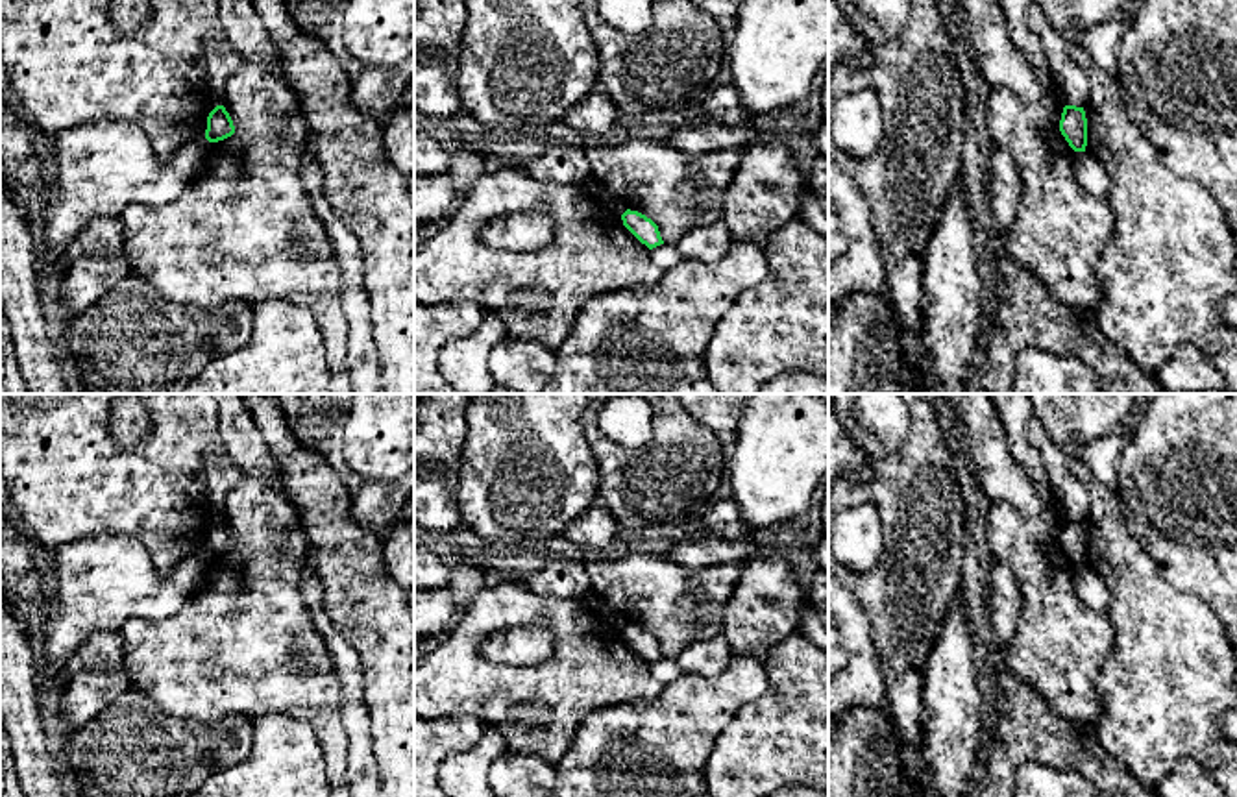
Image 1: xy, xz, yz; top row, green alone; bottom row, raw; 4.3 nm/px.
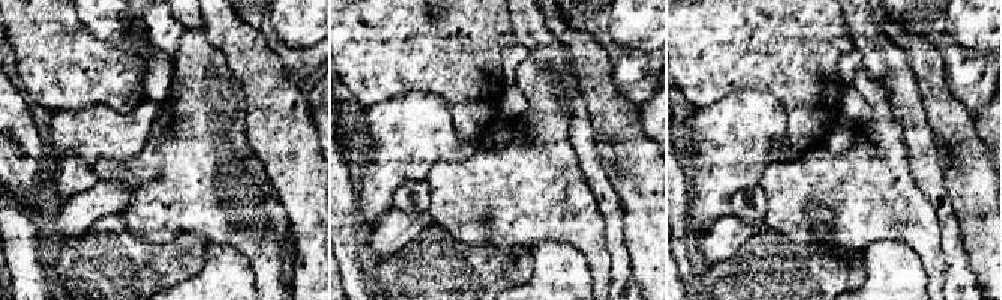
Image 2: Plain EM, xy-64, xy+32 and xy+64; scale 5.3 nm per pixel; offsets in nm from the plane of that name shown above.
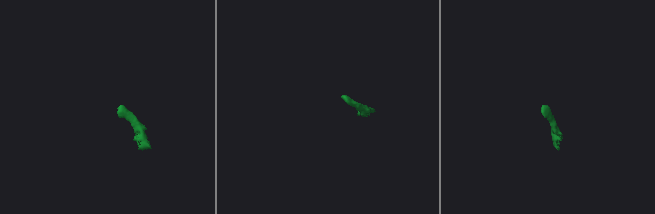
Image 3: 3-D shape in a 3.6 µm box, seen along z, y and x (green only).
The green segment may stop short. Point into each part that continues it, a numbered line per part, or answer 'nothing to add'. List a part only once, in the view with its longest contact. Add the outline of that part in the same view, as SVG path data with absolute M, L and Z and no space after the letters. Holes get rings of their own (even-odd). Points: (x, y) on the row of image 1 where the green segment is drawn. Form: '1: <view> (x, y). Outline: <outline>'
nothing to add

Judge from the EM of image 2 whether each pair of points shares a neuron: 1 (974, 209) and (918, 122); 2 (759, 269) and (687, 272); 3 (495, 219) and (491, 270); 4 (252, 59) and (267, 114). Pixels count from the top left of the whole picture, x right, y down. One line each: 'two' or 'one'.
1: two
2: two
3: two
4: one

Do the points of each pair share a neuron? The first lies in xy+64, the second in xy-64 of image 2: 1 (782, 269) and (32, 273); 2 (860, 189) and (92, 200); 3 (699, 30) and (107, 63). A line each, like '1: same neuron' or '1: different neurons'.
1: different neurons
2: different neurons
3: same neuron

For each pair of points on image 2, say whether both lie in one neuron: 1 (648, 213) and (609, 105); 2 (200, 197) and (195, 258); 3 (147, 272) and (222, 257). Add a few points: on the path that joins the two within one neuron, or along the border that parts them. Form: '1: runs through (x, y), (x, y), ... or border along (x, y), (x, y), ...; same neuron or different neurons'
1: runs through (644, 186), (624, 150), (624, 143), (618, 132); same neuron
2: border along (192, 233), (207, 243); different neurons
3: border along (209, 243), (204, 252), (204, 264), (179, 282); different neurons

